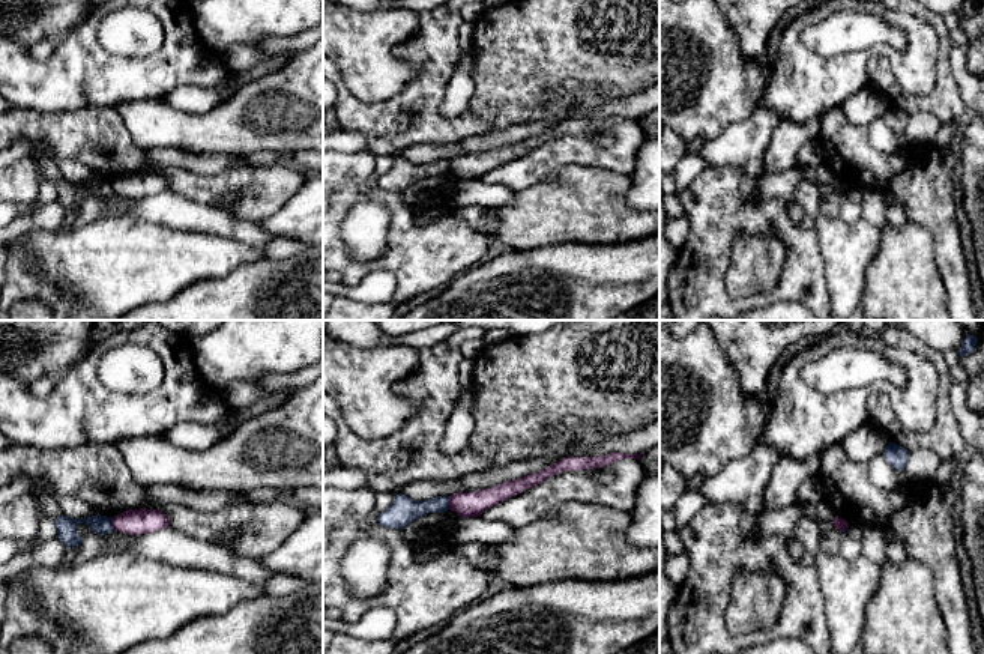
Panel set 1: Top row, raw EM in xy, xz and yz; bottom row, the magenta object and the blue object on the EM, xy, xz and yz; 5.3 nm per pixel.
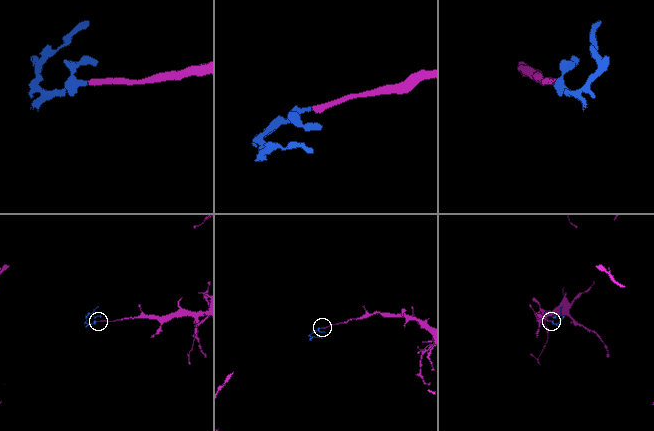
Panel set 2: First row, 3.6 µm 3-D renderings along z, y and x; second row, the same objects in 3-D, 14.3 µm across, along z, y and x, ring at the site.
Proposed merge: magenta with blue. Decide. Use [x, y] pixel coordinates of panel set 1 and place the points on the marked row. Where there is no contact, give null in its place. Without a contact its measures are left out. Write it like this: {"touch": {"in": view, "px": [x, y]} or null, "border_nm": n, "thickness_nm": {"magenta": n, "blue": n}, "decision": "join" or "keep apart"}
{"touch": {"in": "xy", "px": [111, 522]}, "border_nm": 80, "thickness_nm": {"magenta": 140, "blue": 110}, "decision": "keep apart"}

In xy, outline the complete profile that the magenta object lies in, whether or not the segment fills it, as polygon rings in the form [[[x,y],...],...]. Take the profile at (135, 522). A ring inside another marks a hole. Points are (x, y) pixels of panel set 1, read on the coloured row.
[[[140,508],[111,517],[111,523],[114,531],[141,535],[170,528],[170,517],[159,510]]]

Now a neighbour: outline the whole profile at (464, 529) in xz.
[[[458,517],[455,522],[449,523],[443,535],[448,541],[464,546],[467,543],[484,543],[488,546],[511,543],[515,538],[517,529],[499,523],[484,520],[478,517]]]

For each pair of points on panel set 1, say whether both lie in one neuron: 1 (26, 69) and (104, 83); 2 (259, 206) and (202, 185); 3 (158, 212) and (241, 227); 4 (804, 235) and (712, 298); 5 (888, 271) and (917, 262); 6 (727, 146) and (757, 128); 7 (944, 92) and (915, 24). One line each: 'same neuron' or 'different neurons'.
1: same neuron
2: same neuron
3: same neuron
4: same neuron
5: same neuron
6: same neuron
7: different neurons

